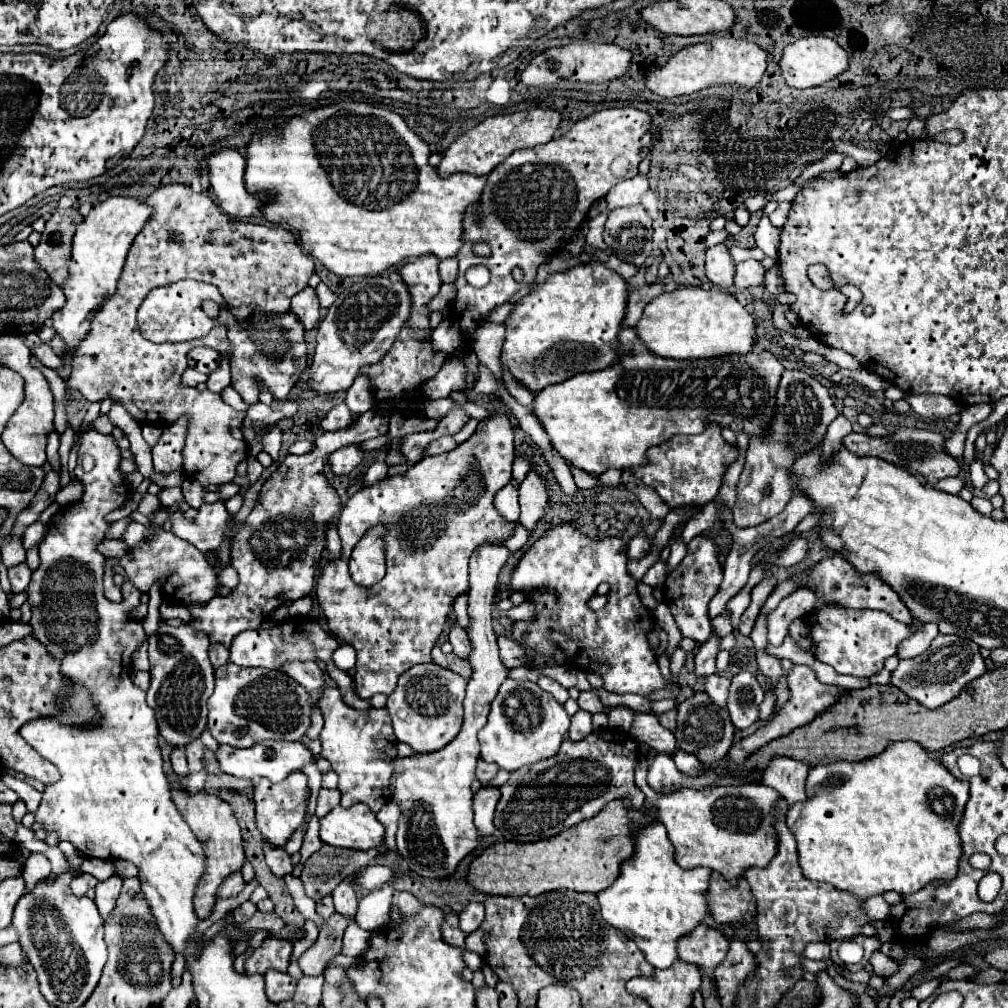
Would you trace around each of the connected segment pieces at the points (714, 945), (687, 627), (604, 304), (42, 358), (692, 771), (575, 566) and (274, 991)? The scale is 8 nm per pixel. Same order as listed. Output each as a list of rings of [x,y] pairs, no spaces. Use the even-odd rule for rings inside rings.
[[[700,925],[694,933],[690,933],[690,937],[682,937],[682,945],[678,945],[678,951],[682,961],[702,969],[714,983],[714,969],[726,957],[728,945],[730,943],[720,931]]]
[[[694,537],[688,543],[686,557],[666,579],[666,603],[682,635],[694,639],[700,645],[704,645],[712,633],[708,603],[716,595],[720,583],[722,583],[722,567],[718,565],[718,547],[706,537]]]
[[[600,261],[580,263],[576,267],[570,267],[566,271],[550,273],[548,279],[522,299],[518,299],[504,321],[506,325],[506,337],[500,353],[502,369],[508,369],[512,377],[524,385],[528,391],[538,393],[548,385],[562,383],[570,379],[576,373],[586,371],[600,371],[616,361],[616,347],[618,347],[618,331],[622,329],[620,323],[624,319],[626,311],[626,283],[618,273],[602,265]]]
[[[38,345],[32,349],[32,355],[38,359],[38,363],[50,367],[50,369],[56,369],[60,365],[60,357],[52,351],[50,345]]]
[[[678,749],[678,753],[672,753],[672,759],[674,759],[676,767],[678,767],[682,773],[686,773],[686,775],[700,775],[700,771],[702,771],[700,761],[694,759],[692,755],[688,755],[688,753],[682,751],[682,749]]]
[[[556,525],[546,535],[536,541],[526,555],[520,559],[512,573],[512,587],[514,589],[526,589],[534,591],[532,593],[532,603],[536,605],[538,619],[532,623],[514,623],[512,637],[526,645],[528,649],[542,653],[542,655],[554,655],[556,649],[562,649],[572,663],[572,667],[594,671],[604,679],[604,689],[610,693],[636,693],[636,695],[650,695],[658,689],[668,687],[668,683],[660,675],[660,667],[656,661],[654,651],[648,645],[648,631],[652,629],[652,613],[642,605],[638,593],[636,593],[636,581],[628,575],[626,571],[626,555],[620,553],[620,547],[624,545],[622,539],[618,537],[604,537],[602,541],[592,541],[584,537],[578,529],[572,525]],[[606,581],[610,583],[610,593],[608,593],[608,603],[600,611],[588,609],[586,601],[596,595],[596,587]]]
[[[268,969],[264,973],[264,981],[266,981],[266,995],[272,1003],[280,1003],[280,1001],[290,999],[294,995],[296,979],[292,979],[288,973]]]

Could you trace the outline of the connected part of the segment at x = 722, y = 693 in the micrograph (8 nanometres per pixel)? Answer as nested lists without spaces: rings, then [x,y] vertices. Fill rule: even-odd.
[[[710,675],[710,677],[702,677],[706,683],[706,693],[710,695],[710,699],[718,705],[718,707],[726,707],[726,693],[730,687],[730,679],[720,679],[718,675]]]

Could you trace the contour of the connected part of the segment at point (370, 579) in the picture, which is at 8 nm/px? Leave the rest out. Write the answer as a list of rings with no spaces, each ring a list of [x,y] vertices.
[[[384,527],[370,529],[360,539],[356,549],[352,551],[350,575],[352,575],[354,583],[358,583],[362,587],[370,587],[384,577],[384,573],[386,573],[384,541],[382,541],[384,533],[386,533]]]

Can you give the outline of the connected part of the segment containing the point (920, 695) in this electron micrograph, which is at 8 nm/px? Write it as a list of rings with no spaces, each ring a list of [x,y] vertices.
[[[938,635],[926,653],[900,661],[896,671],[892,671],[890,685],[898,687],[910,699],[916,699],[920,705],[938,709],[940,705],[954,699],[970,681],[978,679],[984,671],[986,665],[980,655],[980,647],[974,645],[974,641],[958,635]]]

